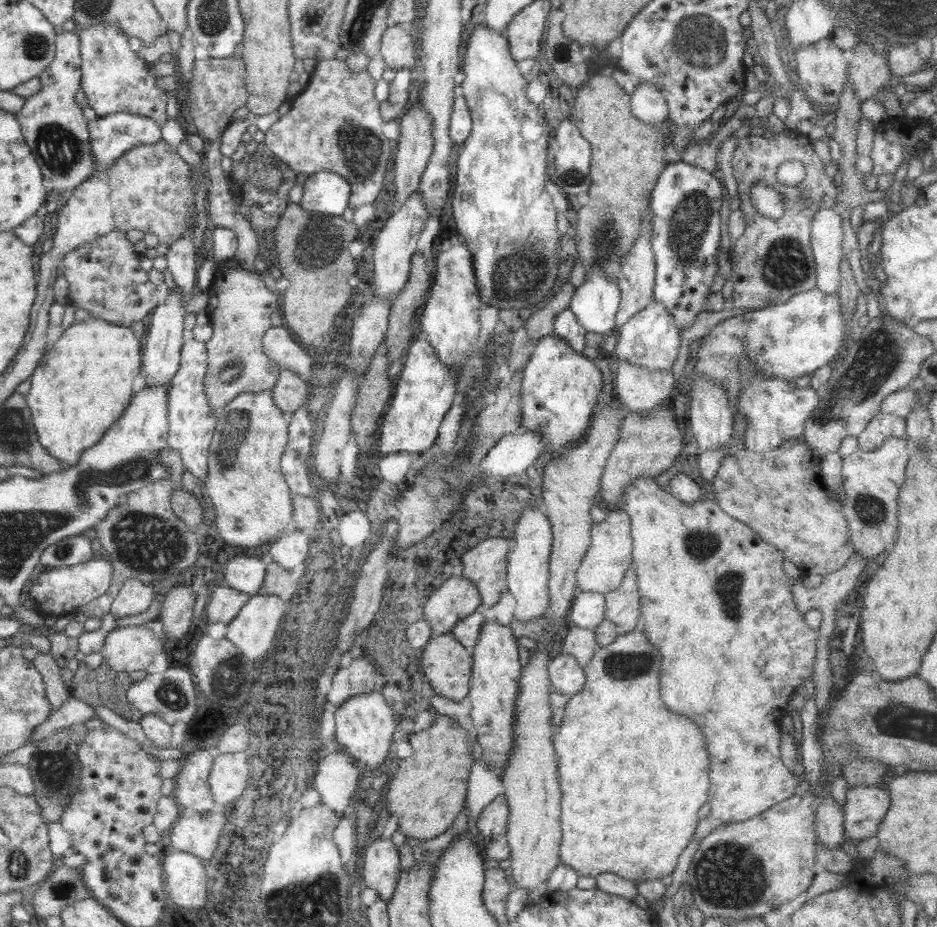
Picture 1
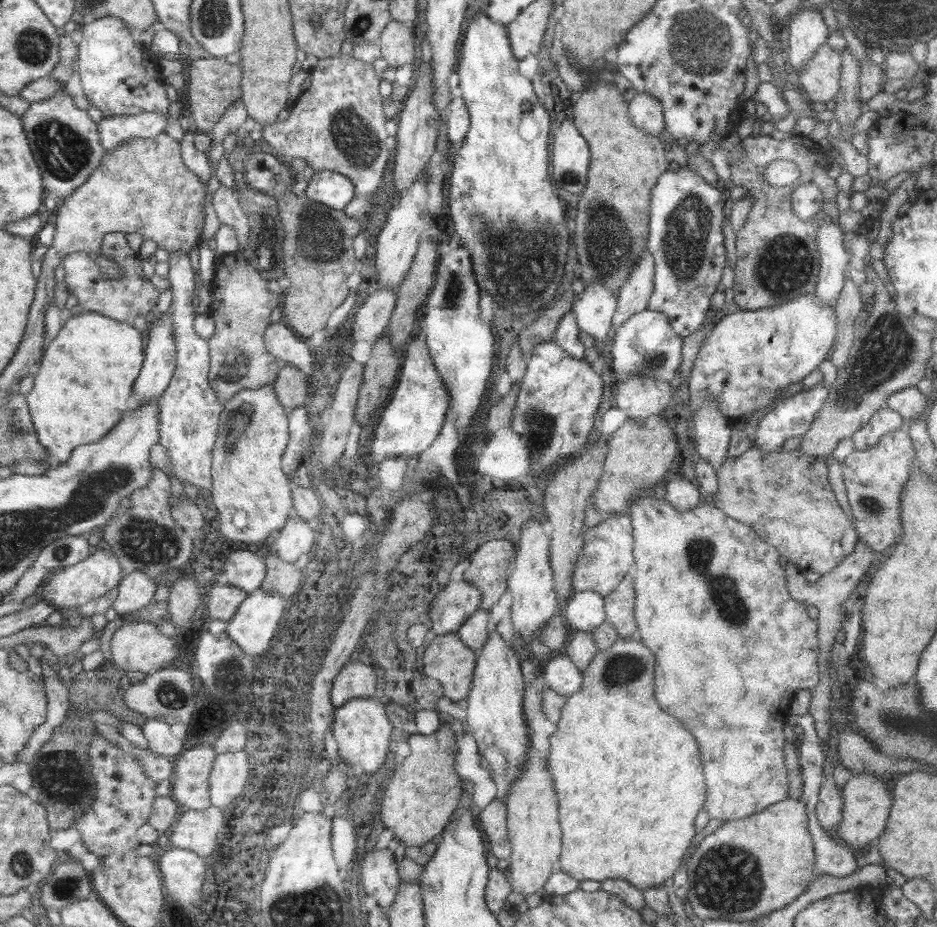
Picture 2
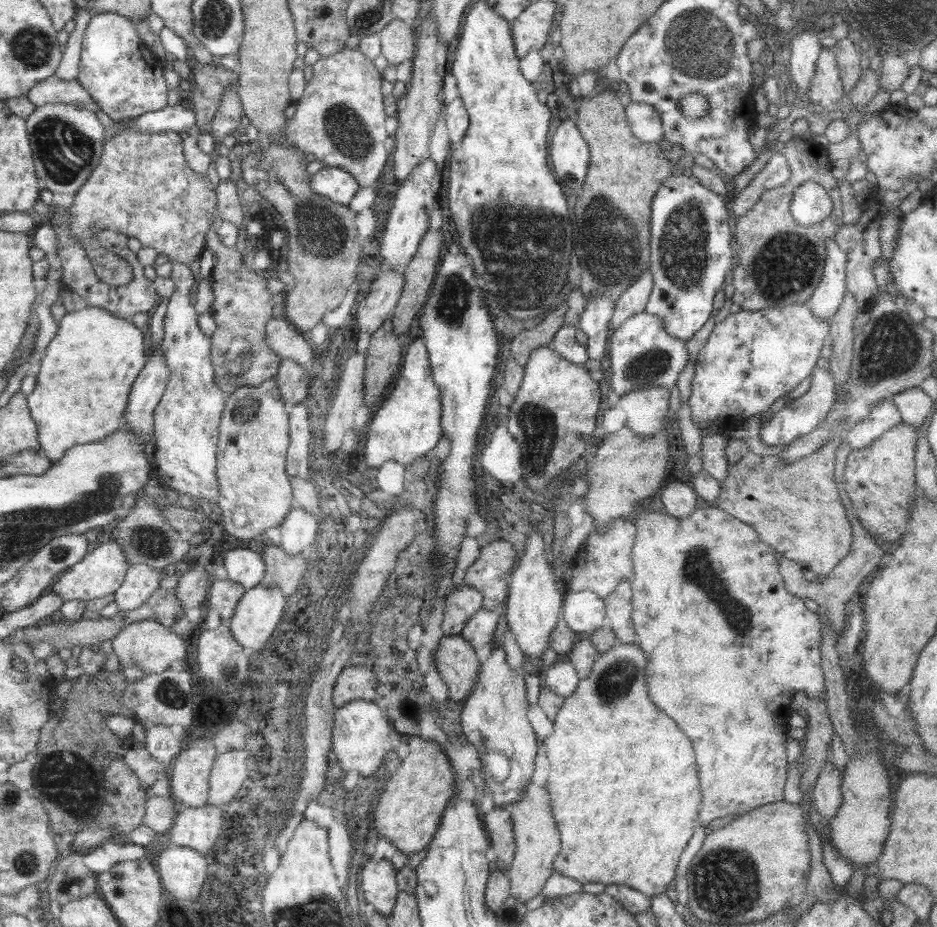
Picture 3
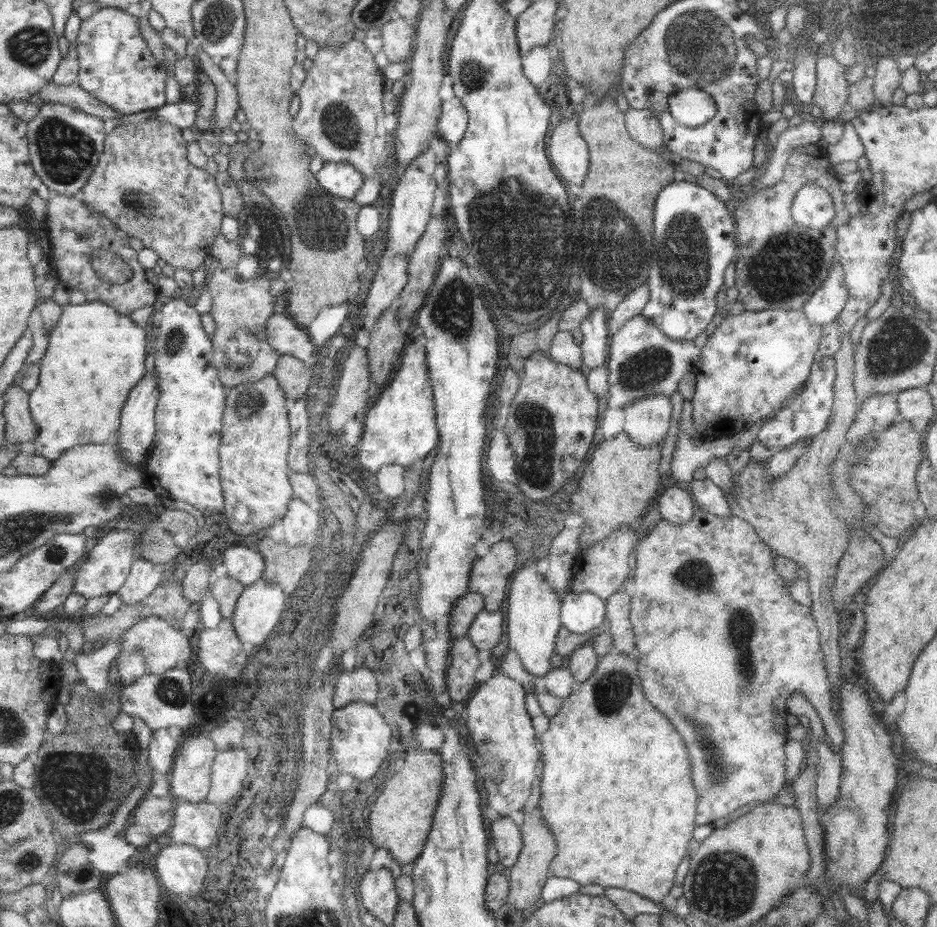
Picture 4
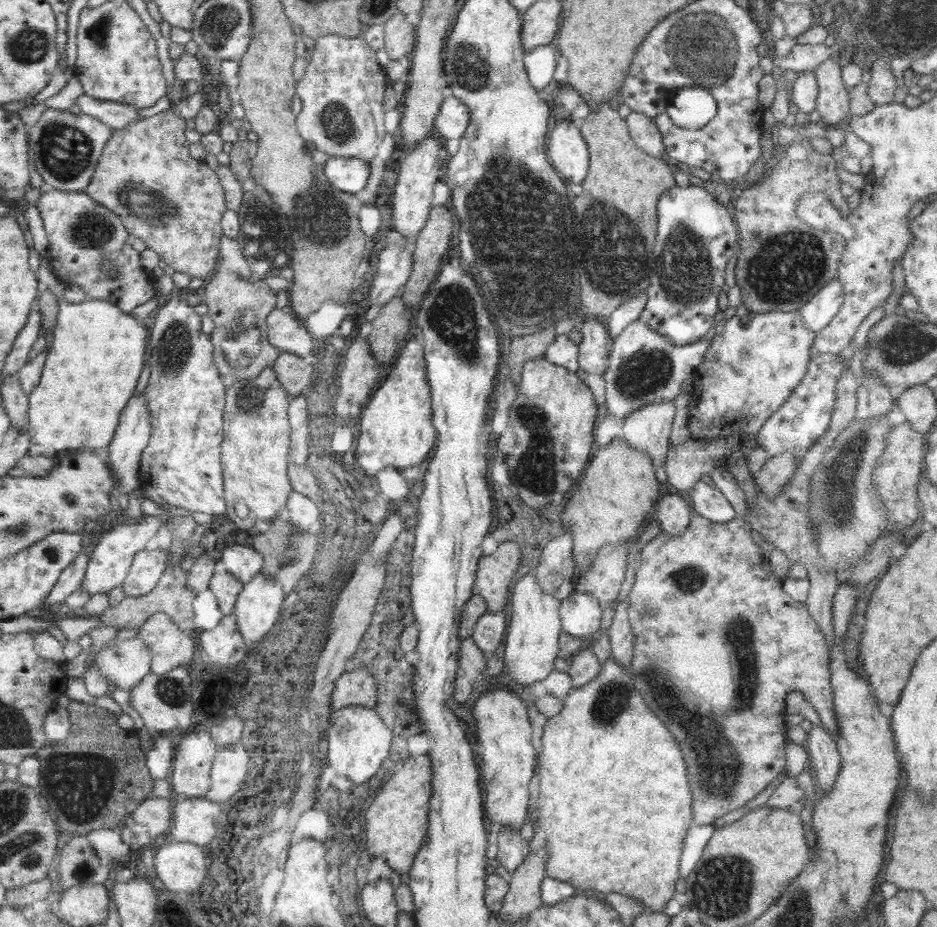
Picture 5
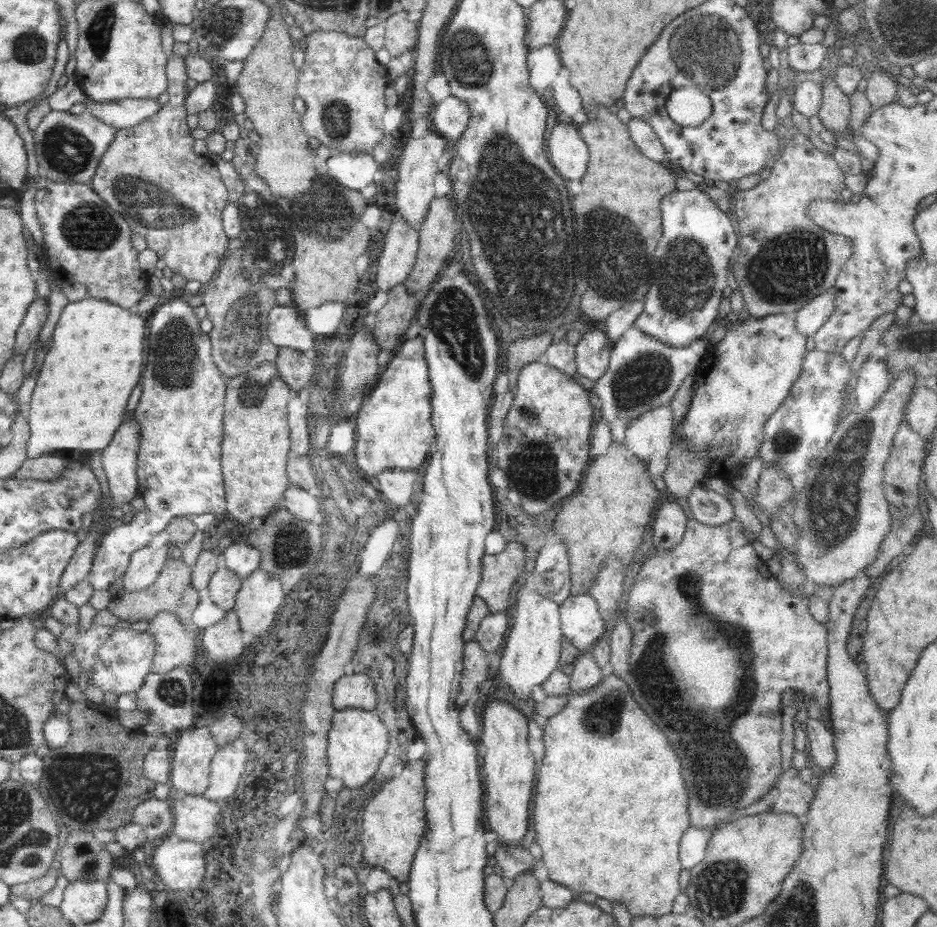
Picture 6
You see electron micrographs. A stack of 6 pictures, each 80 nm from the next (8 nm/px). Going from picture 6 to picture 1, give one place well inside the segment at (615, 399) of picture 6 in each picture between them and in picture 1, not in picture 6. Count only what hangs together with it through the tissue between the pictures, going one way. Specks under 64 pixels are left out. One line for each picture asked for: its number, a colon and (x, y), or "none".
1: (650, 339)
2: (646, 345)
3: (642, 354)
4: (642, 360)
5: (644, 367)

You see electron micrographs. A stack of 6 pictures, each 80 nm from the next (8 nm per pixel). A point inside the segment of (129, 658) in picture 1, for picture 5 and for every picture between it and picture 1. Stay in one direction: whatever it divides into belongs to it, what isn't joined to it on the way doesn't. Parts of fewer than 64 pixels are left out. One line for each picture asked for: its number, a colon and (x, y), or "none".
2: (139, 646)
3: (149, 645)
4: (162, 646)
5: (170, 647)

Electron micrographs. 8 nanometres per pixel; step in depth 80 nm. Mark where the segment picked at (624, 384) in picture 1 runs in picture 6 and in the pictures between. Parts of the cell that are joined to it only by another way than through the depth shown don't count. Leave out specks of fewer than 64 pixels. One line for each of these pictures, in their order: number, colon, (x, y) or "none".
2: (644, 398)
3: (646, 407)
4: (647, 419)
5: (648, 429)
6: (649, 436)

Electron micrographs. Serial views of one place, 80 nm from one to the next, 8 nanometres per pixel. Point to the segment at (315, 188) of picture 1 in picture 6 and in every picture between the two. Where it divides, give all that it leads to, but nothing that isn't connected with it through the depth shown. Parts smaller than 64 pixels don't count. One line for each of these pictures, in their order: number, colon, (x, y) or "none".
2: (331, 188)
3: (339, 186)
4: (340, 179)
5: (351, 175)
6: (354, 171)

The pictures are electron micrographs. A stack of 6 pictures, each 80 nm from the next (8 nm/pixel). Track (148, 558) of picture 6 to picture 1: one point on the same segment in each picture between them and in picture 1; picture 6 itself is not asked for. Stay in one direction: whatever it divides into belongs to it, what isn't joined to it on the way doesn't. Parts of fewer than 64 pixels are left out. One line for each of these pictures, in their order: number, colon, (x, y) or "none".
1: (135, 597)
2: (135, 590)
3: (141, 581)
4: (143, 578)
5: (147, 567)

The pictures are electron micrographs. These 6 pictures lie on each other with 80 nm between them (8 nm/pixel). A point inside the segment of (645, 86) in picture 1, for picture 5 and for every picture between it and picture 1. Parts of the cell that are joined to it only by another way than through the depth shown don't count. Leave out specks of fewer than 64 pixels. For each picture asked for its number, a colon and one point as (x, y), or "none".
2: (646, 114)
3: (645, 123)
4: (642, 125)
5: (644, 132)

